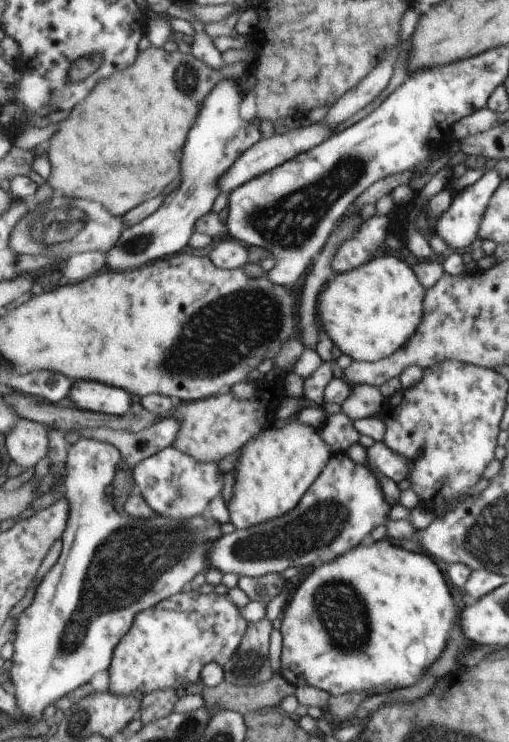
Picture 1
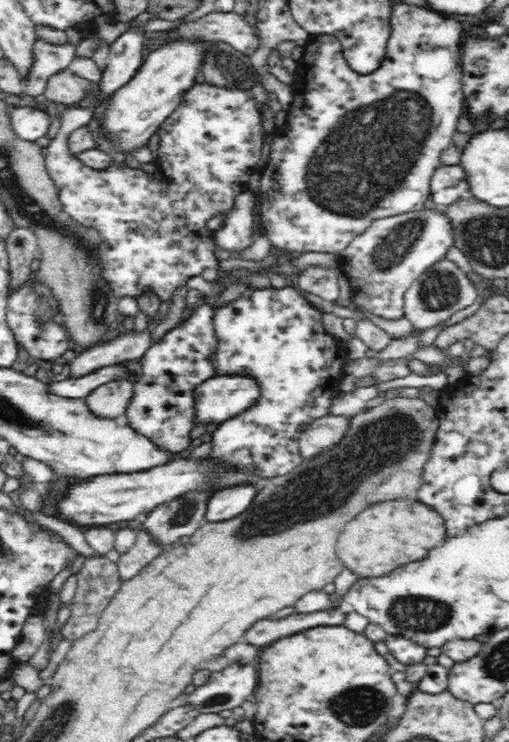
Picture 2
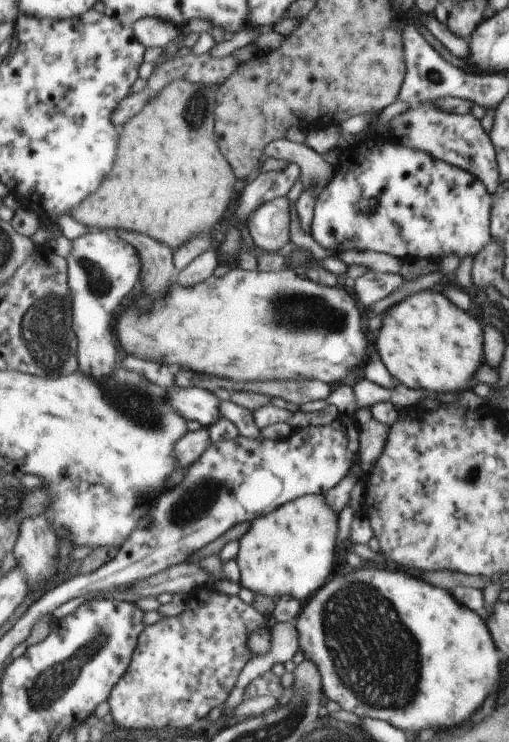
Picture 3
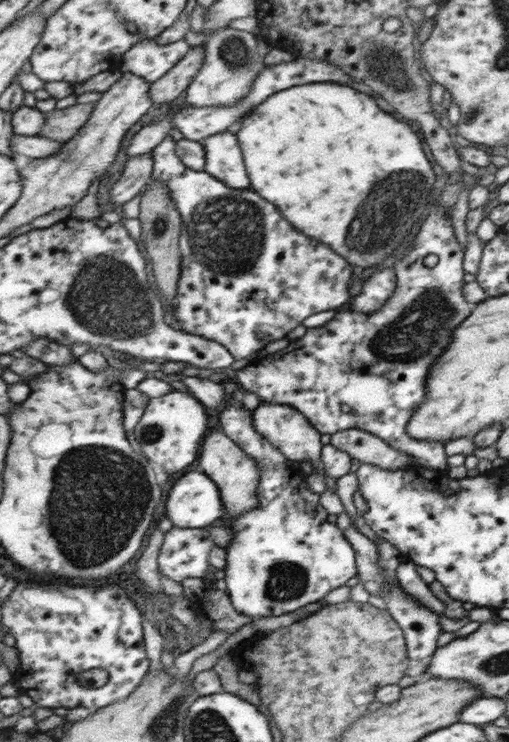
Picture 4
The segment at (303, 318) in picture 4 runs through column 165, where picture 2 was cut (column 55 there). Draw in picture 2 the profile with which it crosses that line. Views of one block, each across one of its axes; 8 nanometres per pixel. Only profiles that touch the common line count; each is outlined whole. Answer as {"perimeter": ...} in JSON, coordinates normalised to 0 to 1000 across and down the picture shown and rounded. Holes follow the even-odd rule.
{"perimeter":[[[397,109],[373,119],[373,121],[361,127],[358,137],[352,137],[346,148],[326,159],[308,175],[306,181],[314,185],[314,199],[305,220],[310,229],[301,235],[287,233],[287,229],[275,226],[257,228],[246,222],[236,224],[236,221],[228,221],[224,217],[218,218],[212,226],[200,229],[169,225],[159,216],[138,209],[134,205],[132,187],[145,175],[173,168],[183,160],[183,148],[173,144],[132,144],[118,154],[118,178],[114,178],[110,189],[96,190],[96,195],[90,198],[90,202],[94,202],[90,209],[90,226],[114,252],[116,268],[128,286],[134,287],[145,298],[196,311],[198,319],[202,321],[200,329],[194,332],[198,367],[202,367],[202,373],[218,385],[224,399],[232,399],[234,403],[246,399],[269,402],[273,398],[281,396],[283,392],[295,389],[318,406],[330,408],[334,406],[334,399],[338,399],[338,394],[352,385],[363,384],[365,377],[369,377],[373,372],[393,371],[409,361],[426,363],[430,360],[432,350],[420,342],[424,334],[420,332],[420,325],[417,325],[413,310],[405,307],[405,299],[409,299],[409,294],[413,294],[417,288],[442,287],[460,278],[468,261],[483,255],[491,237],[509,230],[507,218],[511,218],[511,213],[515,213],[519,179],[517,167],[513,166],[513,147],[501,132],[495,131],[491,123],[468,120],[468,117],[462,120],[424,117]]]}

